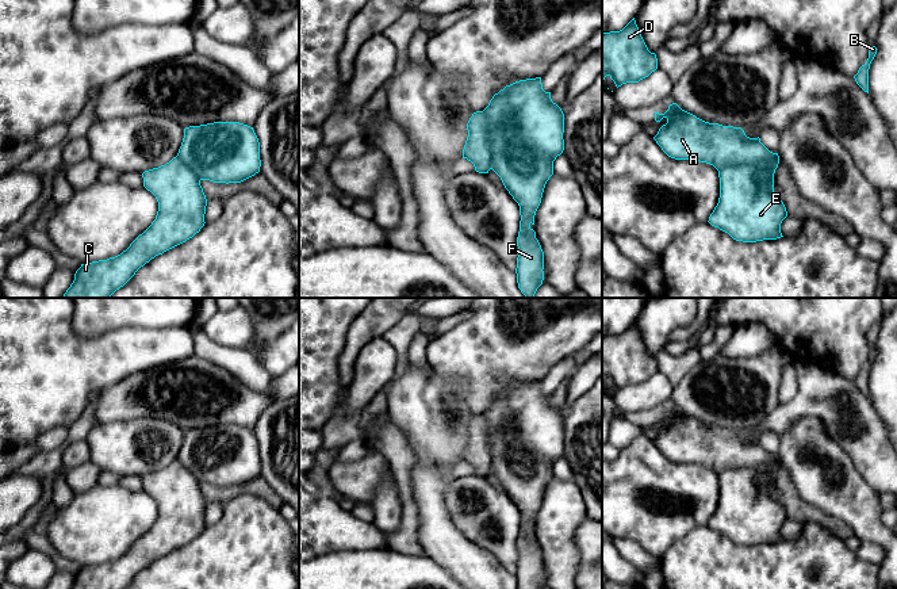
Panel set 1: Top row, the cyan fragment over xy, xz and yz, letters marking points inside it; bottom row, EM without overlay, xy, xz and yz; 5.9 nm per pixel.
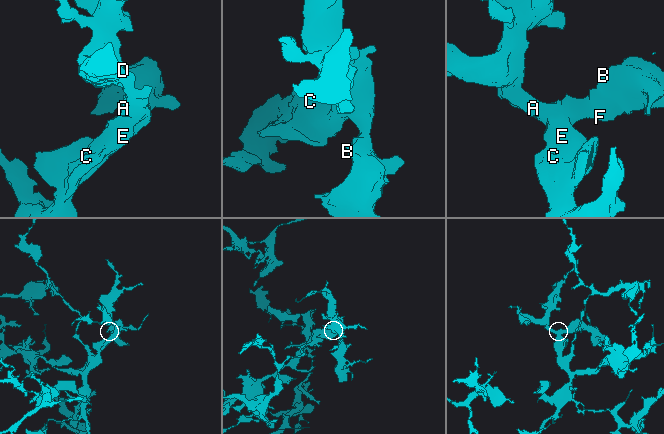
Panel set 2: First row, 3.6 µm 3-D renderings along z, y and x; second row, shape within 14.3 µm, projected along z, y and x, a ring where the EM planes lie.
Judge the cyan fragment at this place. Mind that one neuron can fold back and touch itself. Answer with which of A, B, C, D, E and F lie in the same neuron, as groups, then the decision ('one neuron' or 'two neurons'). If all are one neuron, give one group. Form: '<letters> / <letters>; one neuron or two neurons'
A B C D E F; one neuron

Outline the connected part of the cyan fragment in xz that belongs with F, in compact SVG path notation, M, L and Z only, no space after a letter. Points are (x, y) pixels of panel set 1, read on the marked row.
M541 77L526 79L495 93L483 111L472 114L467 130L463 158L471 161L479 173L492 169L520 206L517 283L526 298L533 298L544 280L544 252L530 226L534 225L545 184L553 175L553 161L564 150L564 114L552 102L551 92L543 89Z

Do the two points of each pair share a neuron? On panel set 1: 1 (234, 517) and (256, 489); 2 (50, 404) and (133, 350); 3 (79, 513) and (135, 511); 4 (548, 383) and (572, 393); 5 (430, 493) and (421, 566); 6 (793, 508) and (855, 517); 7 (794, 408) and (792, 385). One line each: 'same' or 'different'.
1: different
2: same
3: same
4: different
5: different
6: different
7: different

